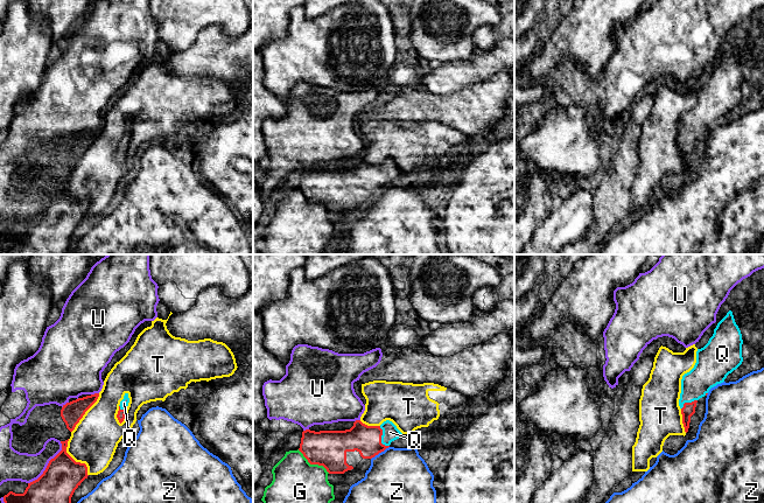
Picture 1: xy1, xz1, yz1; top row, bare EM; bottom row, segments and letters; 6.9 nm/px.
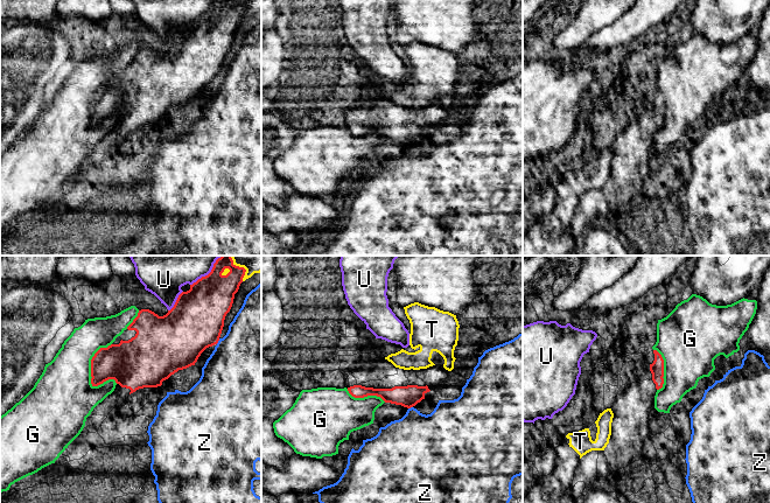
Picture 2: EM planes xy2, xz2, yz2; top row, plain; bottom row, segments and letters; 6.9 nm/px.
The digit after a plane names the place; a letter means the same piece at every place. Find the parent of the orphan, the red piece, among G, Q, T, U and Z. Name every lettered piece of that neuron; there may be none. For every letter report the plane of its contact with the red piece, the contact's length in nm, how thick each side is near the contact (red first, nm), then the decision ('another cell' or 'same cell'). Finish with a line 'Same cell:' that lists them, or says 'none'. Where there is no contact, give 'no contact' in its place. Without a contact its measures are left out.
G: xy2 | 340 nm | 300/360 nm | another cell
Q: xz1 | 160 nm | 200/110 nm | same cell
T: xy1 | 300 nm | 260/320 nm | another cell
U: xy1 | 380 nm | 320/200 nm | another cell
Z: xz1 | 160 nm | 200/460 nm | another cell
Same cell: Q

